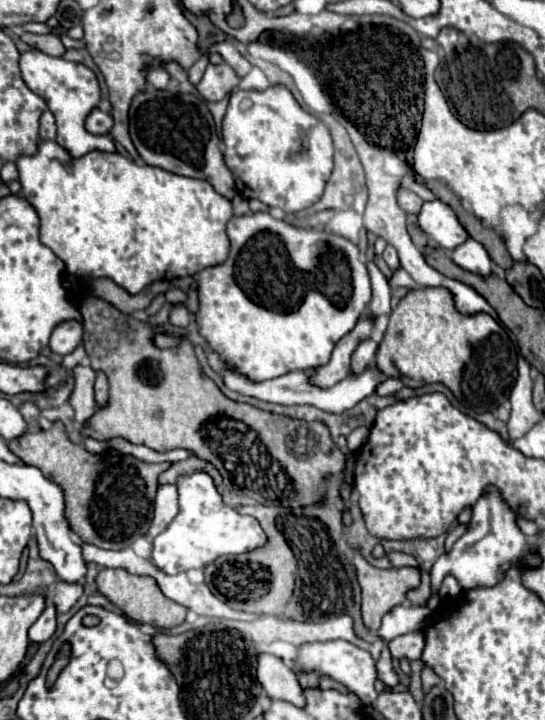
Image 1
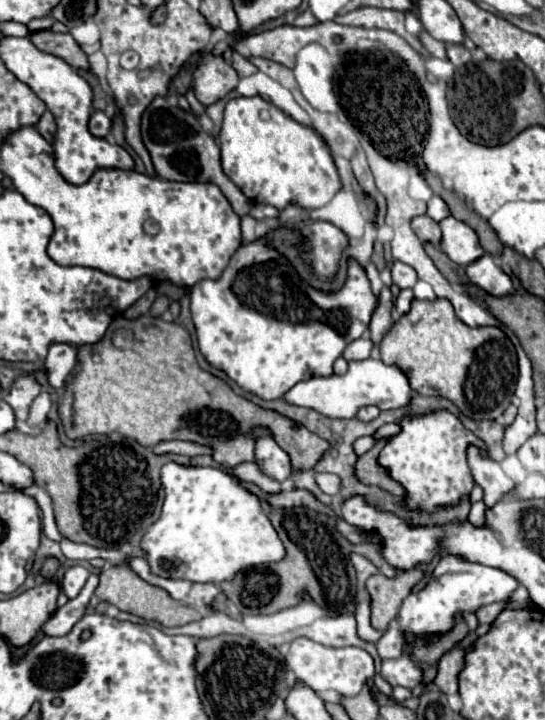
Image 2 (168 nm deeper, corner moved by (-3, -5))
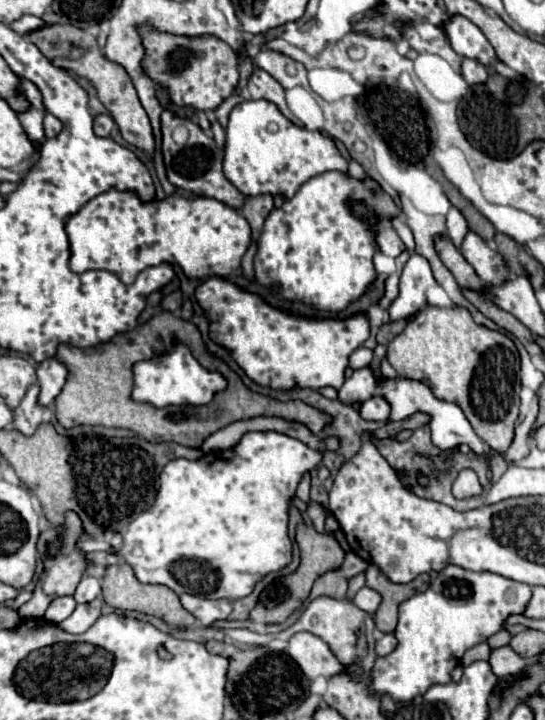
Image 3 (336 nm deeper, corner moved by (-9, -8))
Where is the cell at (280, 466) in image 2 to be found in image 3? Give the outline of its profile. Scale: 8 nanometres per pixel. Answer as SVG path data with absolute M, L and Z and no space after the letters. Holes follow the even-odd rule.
M247 432L233 448L229 450L217 450L217 452L209 452L209 454L203 454L199 460L187 460L187 458L177 458L177 460L171 460L165 464L161 476L159 476L159 490L157 490L157 496L155 496L155 502L153 506L149 506L149 510L143 510L141 514L137 514L137 518L127 526L127 532L125 532L125 538L123 538L123 544L121 548L117 550L117 554L133 568L135 576L139 582L145 582L145 584L163 584L171 590L175 590L177 594L193 594L193 596L205 596L205 598L211 598L211 600L237 600L237 598L245 598L249 596L255 586L263 580L265 574L269 572L279 572L283 570L287 564L291 564L291 558L293 558L293 544L291 544L291 538L289 538L289 508L291 508L291 498L295 496L295 490L297 490L297 484L299 480L303 478L305 472L313 470L319 466L319 462L323 460L323 456L309 448L307 444L291 438L291 436L285 436L281 432Z

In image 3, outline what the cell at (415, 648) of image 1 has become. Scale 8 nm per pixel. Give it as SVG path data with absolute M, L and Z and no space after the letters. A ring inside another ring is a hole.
M385 634L381 640L377 640L377 644L375 644L375 652L377 652L377 656L385 656L385 654L393 652L395 646L397 646L397 638L395 638L395 634Z

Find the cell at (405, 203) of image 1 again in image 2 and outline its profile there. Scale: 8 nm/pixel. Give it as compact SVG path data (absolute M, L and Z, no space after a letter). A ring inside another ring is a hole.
M417 215L417 217L411 221L411 227L413 227L413 231L417 233L417 237L419 237L421 241L431 241L433 245L439 247L441 229L439 229L439 225L437 225L429 215Z

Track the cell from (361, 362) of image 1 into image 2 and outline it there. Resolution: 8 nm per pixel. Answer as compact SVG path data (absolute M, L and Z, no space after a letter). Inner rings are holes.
M359 337L345 347L343 357L345 359L369 359L371 351L373 351L373 341L369 337Z

